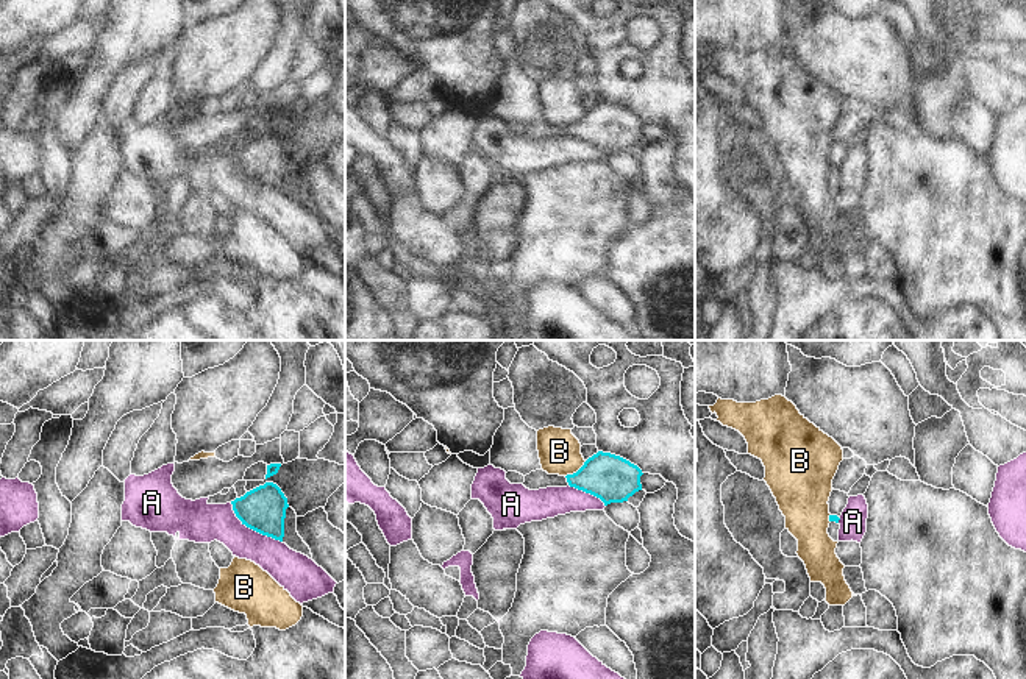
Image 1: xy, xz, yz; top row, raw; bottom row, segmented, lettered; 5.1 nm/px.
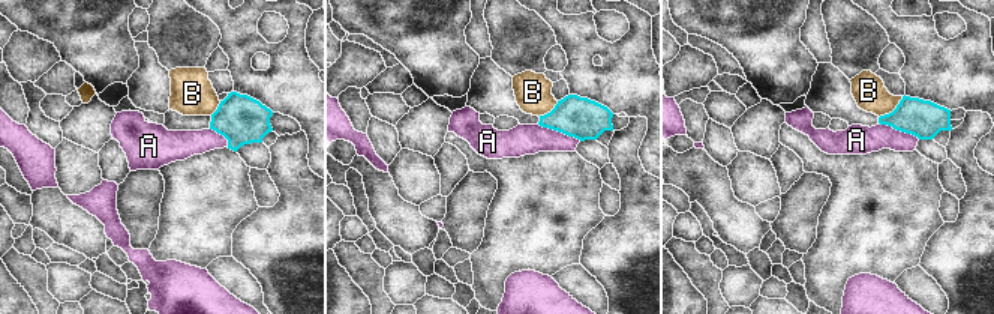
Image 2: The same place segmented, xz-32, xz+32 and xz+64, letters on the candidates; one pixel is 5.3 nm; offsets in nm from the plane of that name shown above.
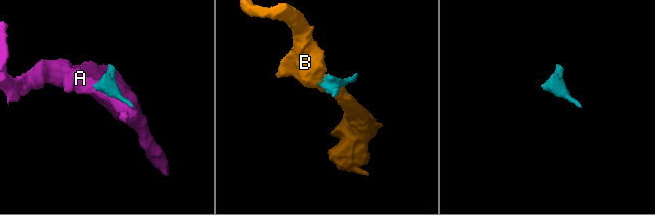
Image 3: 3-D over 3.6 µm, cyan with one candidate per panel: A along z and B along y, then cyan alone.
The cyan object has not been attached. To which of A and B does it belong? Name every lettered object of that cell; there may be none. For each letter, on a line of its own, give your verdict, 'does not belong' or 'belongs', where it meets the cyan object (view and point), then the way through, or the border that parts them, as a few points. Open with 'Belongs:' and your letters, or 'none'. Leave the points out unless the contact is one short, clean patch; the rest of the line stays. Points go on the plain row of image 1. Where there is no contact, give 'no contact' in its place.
Belongs: none
A: does not belong; meets cyan in xy at (253, 180)
B: does not belong; meets cyan in xz at (577, 122); border along xz (586, 111), (566, 127)

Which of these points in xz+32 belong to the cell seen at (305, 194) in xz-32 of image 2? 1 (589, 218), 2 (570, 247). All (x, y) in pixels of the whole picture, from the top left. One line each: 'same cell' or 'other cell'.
1: other cell
2: other cell

